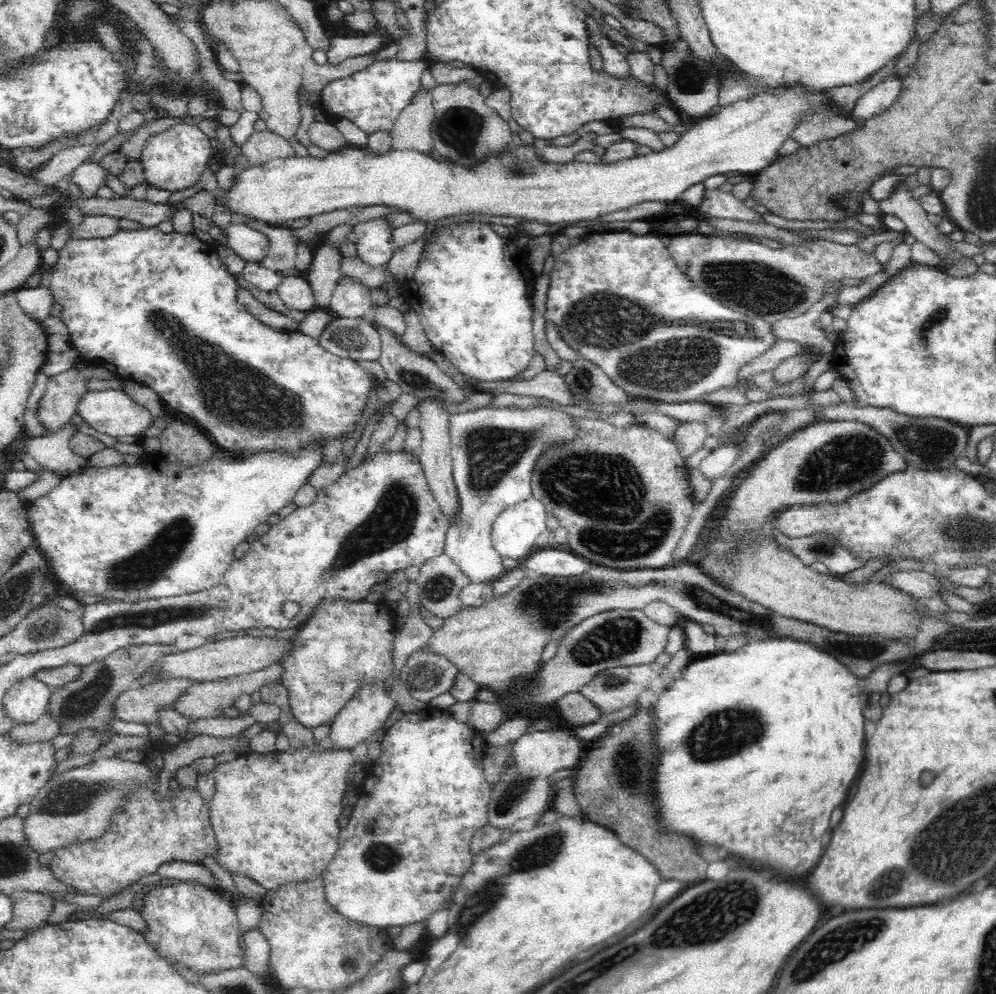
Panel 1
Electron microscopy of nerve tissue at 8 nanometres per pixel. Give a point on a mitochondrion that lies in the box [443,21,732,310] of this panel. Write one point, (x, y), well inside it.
(690, 75)

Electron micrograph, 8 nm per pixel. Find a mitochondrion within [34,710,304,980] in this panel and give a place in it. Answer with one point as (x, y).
(68, 798)

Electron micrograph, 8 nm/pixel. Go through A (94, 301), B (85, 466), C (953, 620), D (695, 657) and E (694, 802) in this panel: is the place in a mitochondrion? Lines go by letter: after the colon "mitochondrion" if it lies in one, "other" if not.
A: other
B: other
C: other
D: other
E: other

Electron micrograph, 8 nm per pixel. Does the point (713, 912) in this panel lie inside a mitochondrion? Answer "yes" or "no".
yes

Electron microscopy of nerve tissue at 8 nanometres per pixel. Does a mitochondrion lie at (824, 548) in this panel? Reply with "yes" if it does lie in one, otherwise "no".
yes

